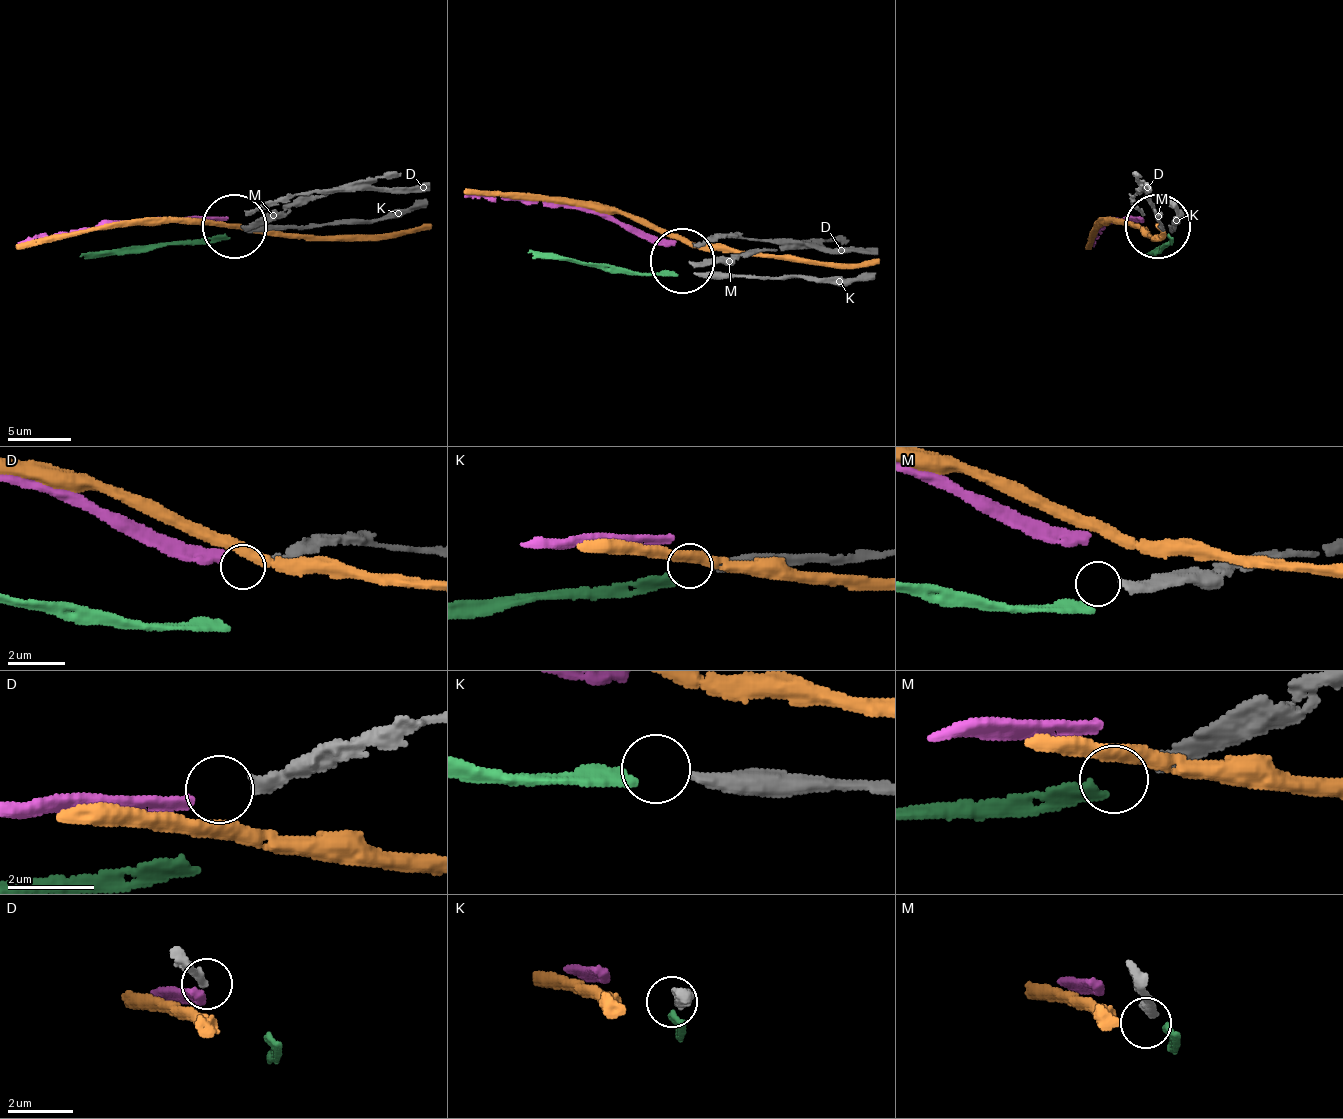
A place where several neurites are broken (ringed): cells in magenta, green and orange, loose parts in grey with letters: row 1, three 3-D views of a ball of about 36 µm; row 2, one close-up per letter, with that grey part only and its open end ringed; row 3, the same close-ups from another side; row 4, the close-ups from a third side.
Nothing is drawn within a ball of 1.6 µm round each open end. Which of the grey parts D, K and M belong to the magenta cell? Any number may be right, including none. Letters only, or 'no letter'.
D

